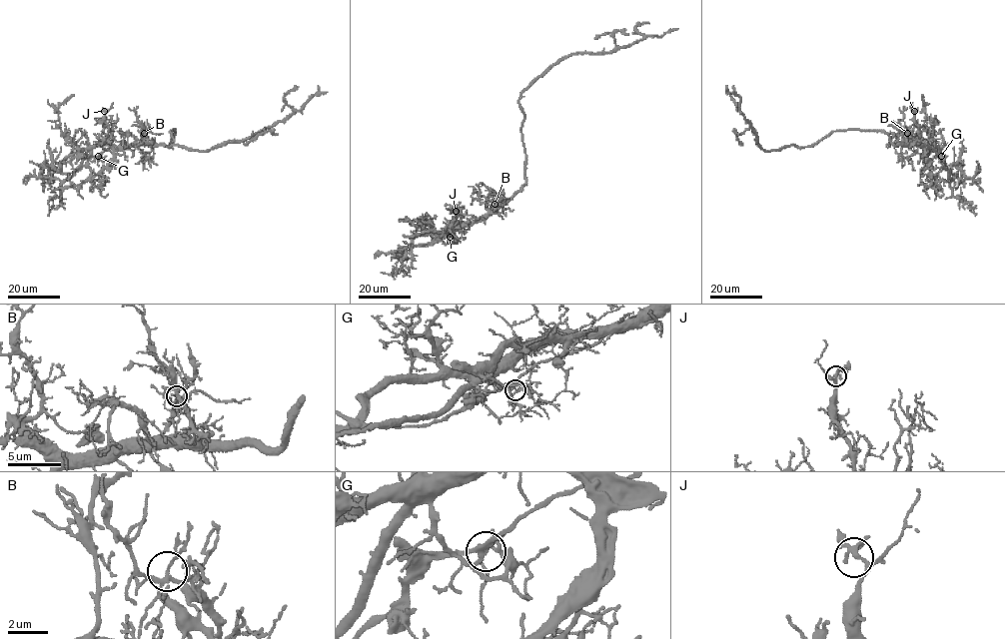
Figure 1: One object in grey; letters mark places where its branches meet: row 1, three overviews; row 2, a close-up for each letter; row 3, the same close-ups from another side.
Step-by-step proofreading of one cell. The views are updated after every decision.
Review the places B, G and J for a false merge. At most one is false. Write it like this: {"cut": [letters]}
{"cut": ["G"]}

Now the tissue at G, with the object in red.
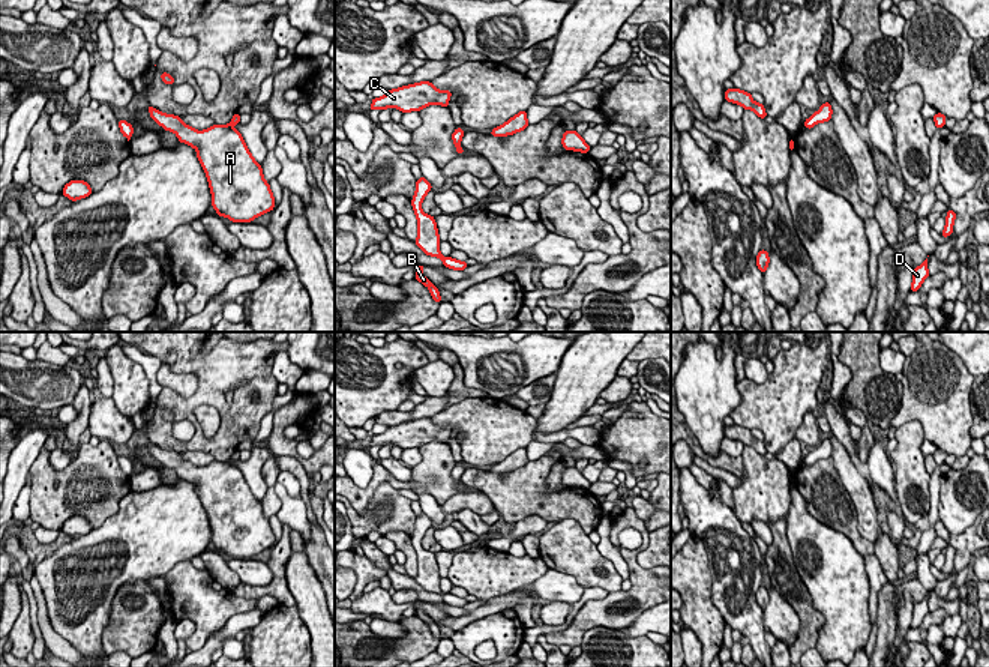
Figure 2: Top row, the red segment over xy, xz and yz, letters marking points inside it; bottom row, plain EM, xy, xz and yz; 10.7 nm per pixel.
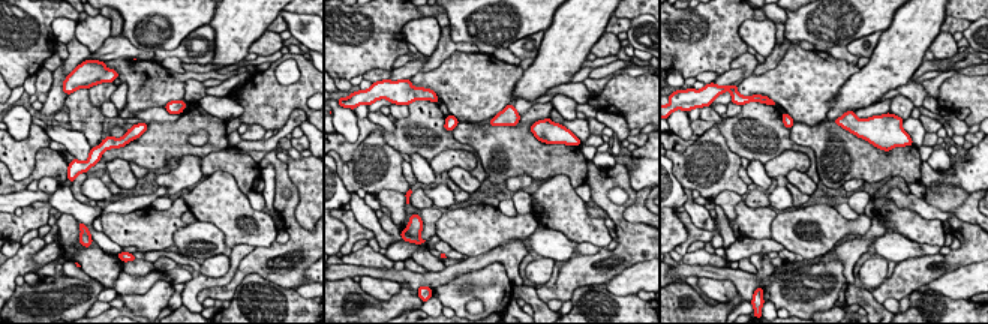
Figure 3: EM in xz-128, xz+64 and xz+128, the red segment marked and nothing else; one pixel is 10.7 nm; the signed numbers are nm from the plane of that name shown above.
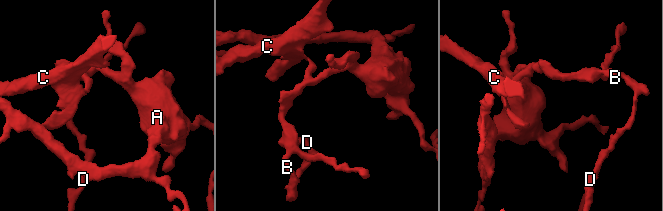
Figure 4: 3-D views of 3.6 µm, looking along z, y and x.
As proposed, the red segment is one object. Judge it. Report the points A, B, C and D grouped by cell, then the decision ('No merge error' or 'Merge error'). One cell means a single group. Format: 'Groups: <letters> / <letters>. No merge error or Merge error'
Groups: A B D / C. Merge error

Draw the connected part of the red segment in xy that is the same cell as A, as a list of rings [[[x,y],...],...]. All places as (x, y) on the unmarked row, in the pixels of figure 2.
[[[152,442],[147,445],[152,457],[197,487],[209,517],[212,542],[219,553],[233,559],[251,559],[273,547],[275,533],[264,517],[261,500],[251,491],[242,470],[233,464],[240,460],[239,449],[228,461],[215,460],[197,467],[179,452],[161,449]]]

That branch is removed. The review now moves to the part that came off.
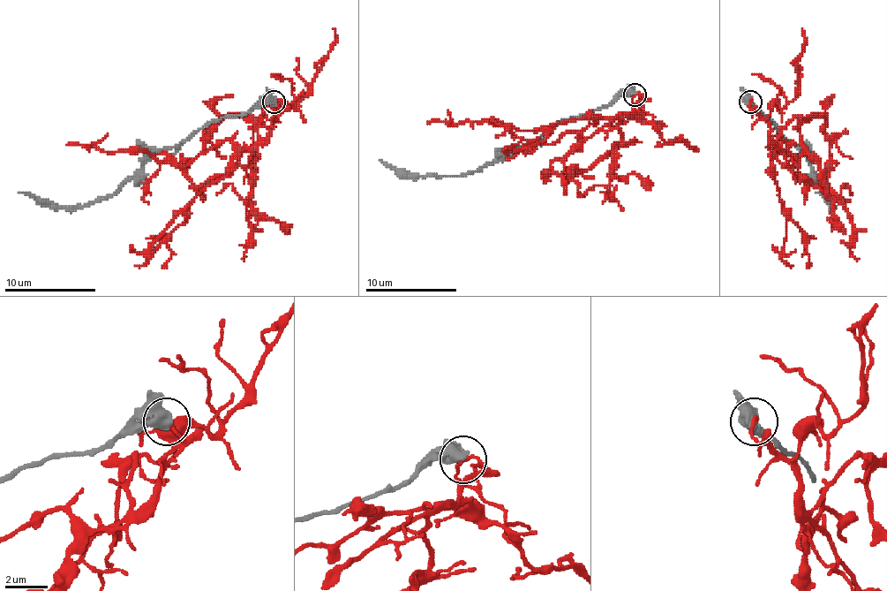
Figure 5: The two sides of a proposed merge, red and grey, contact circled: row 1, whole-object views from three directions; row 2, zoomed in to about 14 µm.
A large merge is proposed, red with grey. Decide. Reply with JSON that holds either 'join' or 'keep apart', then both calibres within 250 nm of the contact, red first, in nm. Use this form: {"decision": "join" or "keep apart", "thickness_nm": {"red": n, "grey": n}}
{"decision": "keep apart", "thickness_nm": {"red": 180, "grey": 650}}

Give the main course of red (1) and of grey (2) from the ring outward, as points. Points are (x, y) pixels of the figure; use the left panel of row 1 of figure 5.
1: (274, 102), (280, 108), (255, 147), (236, 149), (226, 140), (189, 162), (66, 145)
2: (274, 102), (207, 122), (176, 147), (155, 151), (105, 197), (82, 206), (41, 206), (18, 193)

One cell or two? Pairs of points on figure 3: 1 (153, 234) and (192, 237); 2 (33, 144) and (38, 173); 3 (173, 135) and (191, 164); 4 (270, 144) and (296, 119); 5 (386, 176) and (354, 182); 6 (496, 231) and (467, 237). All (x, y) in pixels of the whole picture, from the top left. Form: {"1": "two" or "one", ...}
{"1": "two", "2": "two", "3": "two", "4": "one", "5": "one", "6": "one"}

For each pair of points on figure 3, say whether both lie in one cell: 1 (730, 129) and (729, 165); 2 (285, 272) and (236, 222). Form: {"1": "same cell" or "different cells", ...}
{"1": "different cells", "2": "different cells"}

